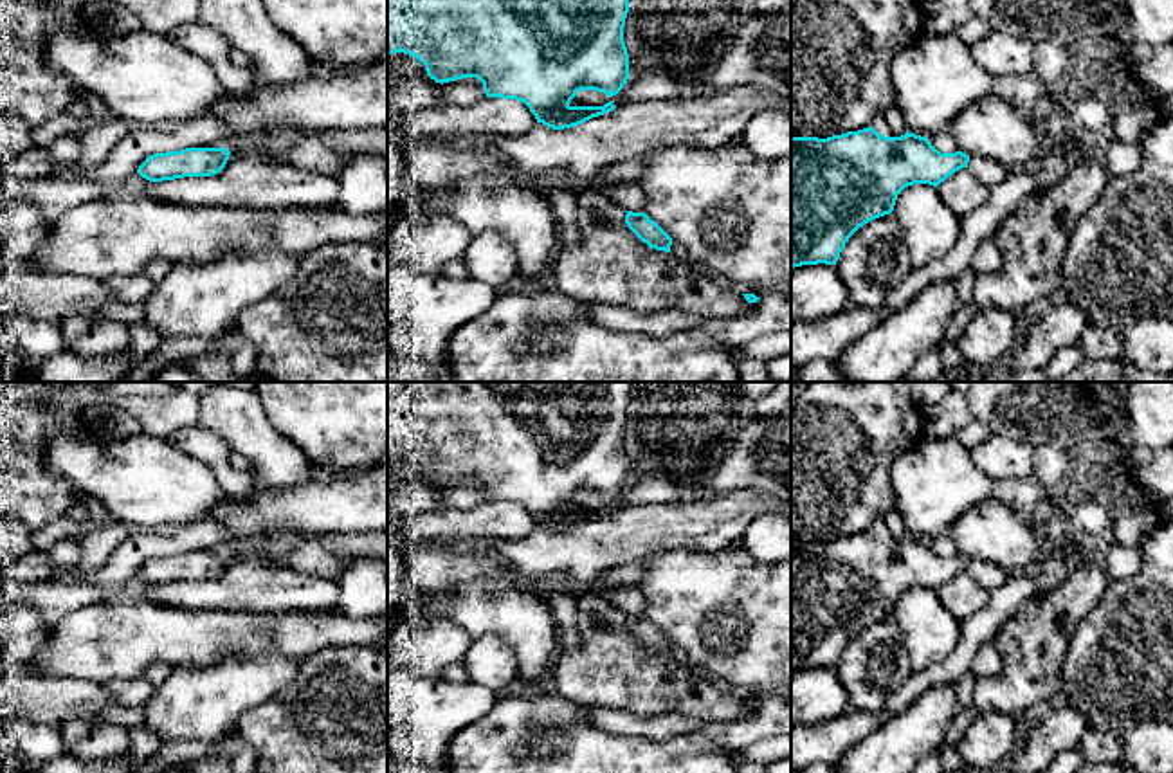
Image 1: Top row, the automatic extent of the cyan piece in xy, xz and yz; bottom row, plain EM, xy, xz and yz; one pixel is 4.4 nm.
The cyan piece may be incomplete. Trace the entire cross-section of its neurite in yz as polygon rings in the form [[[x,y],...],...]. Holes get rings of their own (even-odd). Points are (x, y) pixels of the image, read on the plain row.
[[[868,530],[827,542],[791,541],[791,672],[836,668],[849,641],[865,627],[890,618],[905,591],[937,591],[968,566],[969,559],[941,557],[926,541],[910,535],[885,541]]]

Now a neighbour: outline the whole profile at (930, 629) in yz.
[[[930,587],[905,591],[892,618],[905,638],[914,672],[941,665],[962,636],[962,623]]]

